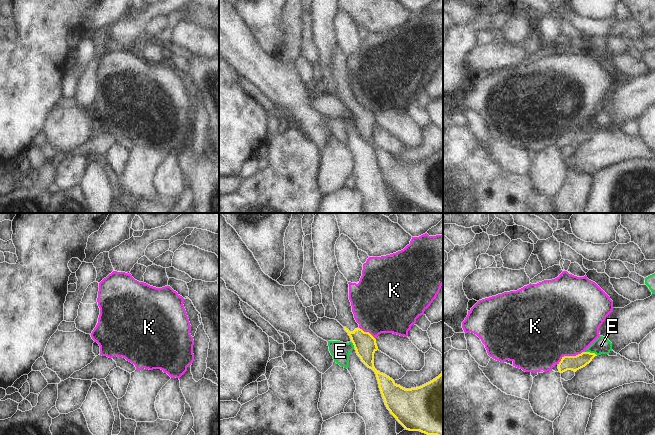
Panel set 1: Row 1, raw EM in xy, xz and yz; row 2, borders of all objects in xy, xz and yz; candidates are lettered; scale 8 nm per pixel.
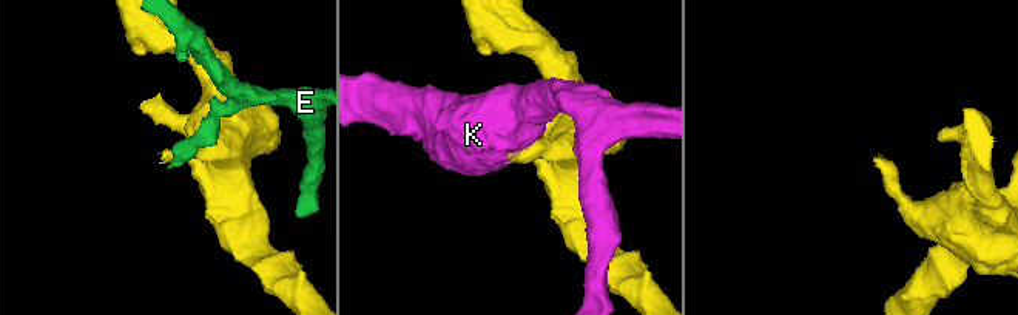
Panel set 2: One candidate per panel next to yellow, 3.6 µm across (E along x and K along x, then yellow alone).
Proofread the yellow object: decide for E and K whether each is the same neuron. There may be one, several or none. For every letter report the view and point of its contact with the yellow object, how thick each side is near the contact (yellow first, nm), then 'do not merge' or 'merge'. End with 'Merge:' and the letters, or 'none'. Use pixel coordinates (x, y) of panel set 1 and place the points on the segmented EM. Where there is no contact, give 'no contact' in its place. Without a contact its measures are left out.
E: contact yz (591, 353); calibres 120 and 140 nm; do not merge
K: contact yz (569, 356); calibres 120 and 500 nm; do not merge
Merge: none

